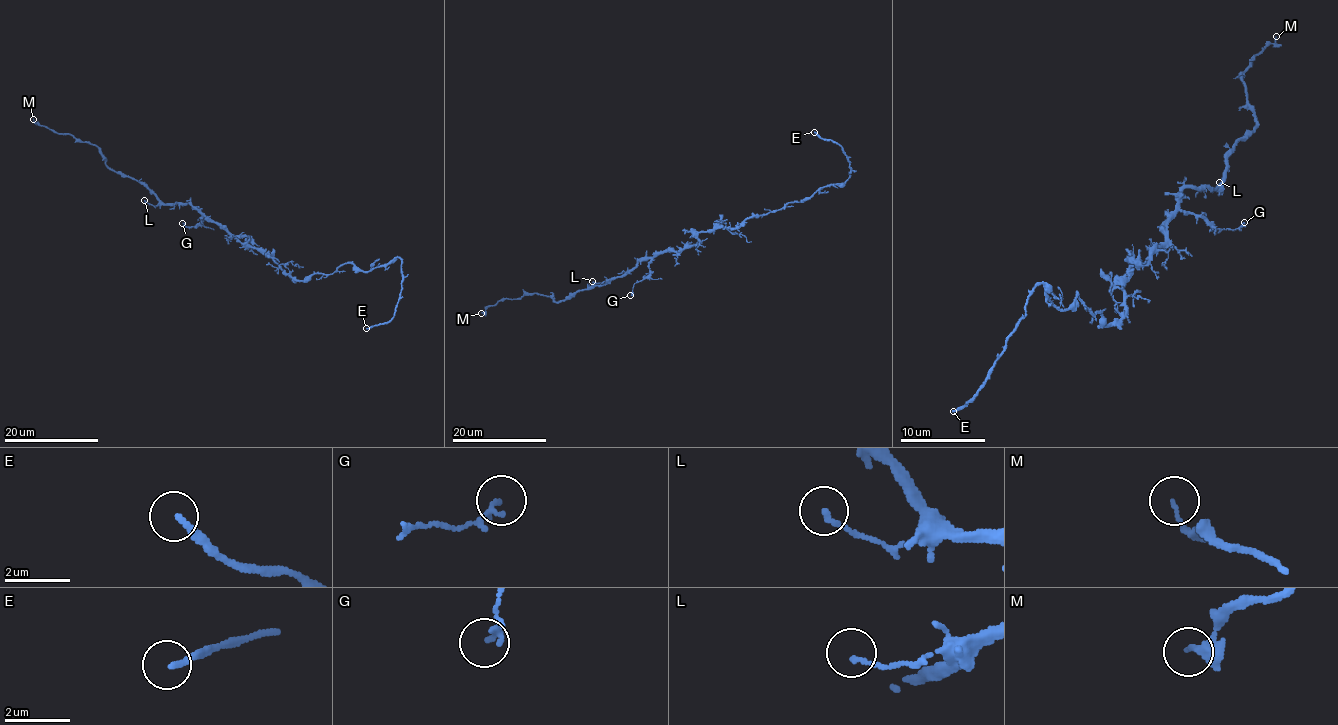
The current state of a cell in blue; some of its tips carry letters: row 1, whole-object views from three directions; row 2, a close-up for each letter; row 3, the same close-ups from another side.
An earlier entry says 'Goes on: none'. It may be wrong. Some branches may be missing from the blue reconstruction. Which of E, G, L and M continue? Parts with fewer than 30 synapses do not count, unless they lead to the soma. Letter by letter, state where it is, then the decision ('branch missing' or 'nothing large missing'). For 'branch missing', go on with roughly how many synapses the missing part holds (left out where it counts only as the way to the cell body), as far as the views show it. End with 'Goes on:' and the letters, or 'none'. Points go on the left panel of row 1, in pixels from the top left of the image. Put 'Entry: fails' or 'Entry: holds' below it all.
E: place (366, 328); branch missing
G: place (182, 223); nothing large missing
L: place (144, 200); nothing large missing
M: place (33, 119); nothing large missing
Goes on: E
Entry: fails

